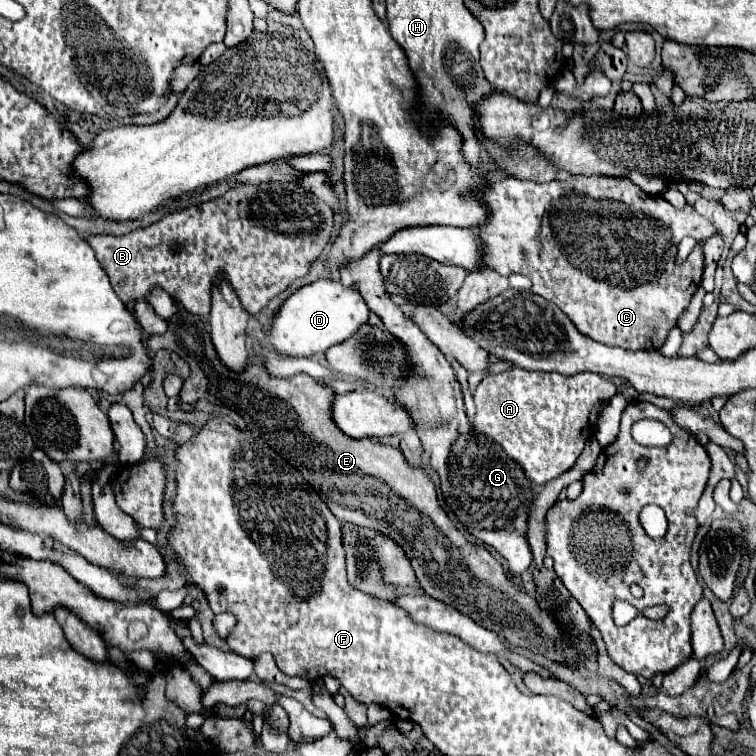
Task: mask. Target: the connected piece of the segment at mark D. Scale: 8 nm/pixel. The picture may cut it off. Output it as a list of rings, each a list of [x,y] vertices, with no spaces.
[[[317,280],[313,284],[307,284],[299,288],[295,294],[291,294],[285,304],[279,308],[277,316],[273,318],[273,326],[263,332],[257,318],[251,318],[247,326],[247,334],[271,344],[279,354],[289,358],[311,358],[325,354],[327,348],[345,342],[351,338],[369,316],[369,308],[353,286],[343,286],[341,282],[331,280]]]

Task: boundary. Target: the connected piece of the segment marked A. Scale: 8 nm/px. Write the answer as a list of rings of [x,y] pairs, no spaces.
[[[511,368],[507,372],[495,374],[495,376],[485,376],[479,386],[473,392],[475,400],[475,418],[473,426],[477,428],[479,434],[485,434],[499,442],[507,456],[515,458],[525,470],[525,474],[539,486],[547,484],[549,480],[561,476],[569,468],[573,468],[575,460],[583,452],[585,442],[593,436],[595,432],[595,422],[599,418],[599,410],[603,402],[613,398],[617,394],[617,386],[609,380],[605,380],[599,374],[583,372],[583,374],[573,374],[573,376],[563,376],[555,372],[529,372],[523,368]]]

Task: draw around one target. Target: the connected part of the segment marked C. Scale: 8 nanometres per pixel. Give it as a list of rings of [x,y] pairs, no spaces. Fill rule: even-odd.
[[[567,176],[563,178],[563,182],[553,180],[547,184],[537,184],[537,182],[529,182],[529,180],[519,180],[519,178],[503,178],[497,180],[495,184],[491,184],[485,190],[485,202],[491,206],[491,218],[487,220],[487,224],[483,228],[479,228],[479,238],[483,242],[483,250],[485,250],[485,264],[493,270],[497,270],[503,276],[509,276],[513,272],[517,274],[525,274],[527,278],[531,278],[533,286],[531,290],[543,298],[547,298],[549,302],[557,304],[567,316],[569,320],[577,326],[577,330],[597,342],[609,344],[609,346],[621,346],[621,348],[629,348],[629,350],[657,350],[663,340],[667,338],[669,330],[677,324],[679,316],[683,314],[683,310],[687,308],[687,304],[691,302],[691,296],[695,294],[695,290],[701,284],[701,276],[703,276],[703,266],[705,266],[705,256],[703,256],[703,242],[711,236],[717,234],[715,226],[711,226],[711,222],[707,218],[703,218],[701,214],[695,212],[695,208],[691,204],[685,204],[685,208],[677,210],[673,208],[663,196],[653,196],[647,194],[645,190],[641,190],[639,186],[635,186],[629,178],[607,178],[607,176]],[[685,236],[693,236],[697,240],[695,248],[691,250],[691,254],[687,256],[687,260],[683,264],[677,264],[677,246]]]

